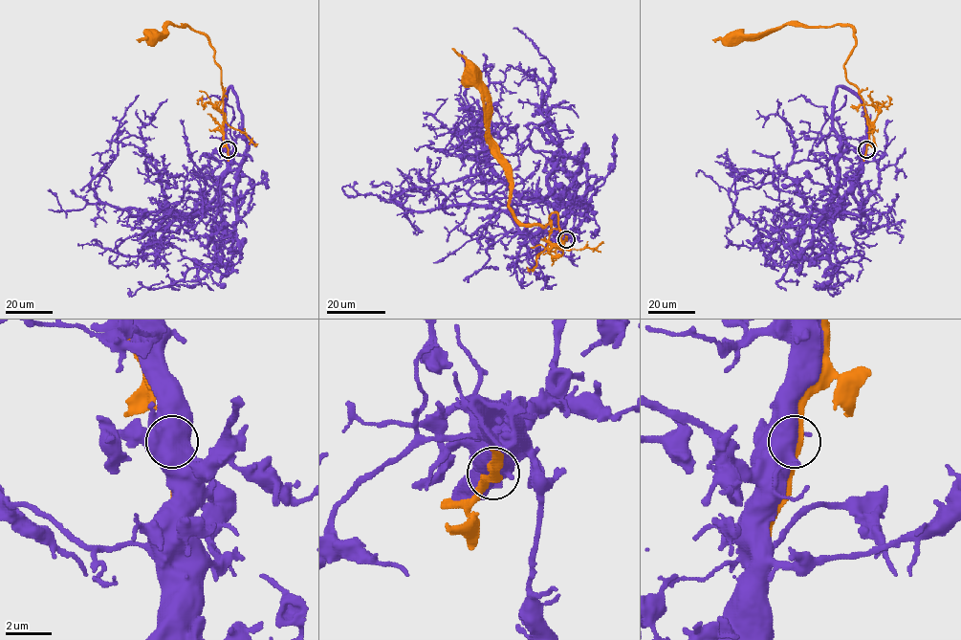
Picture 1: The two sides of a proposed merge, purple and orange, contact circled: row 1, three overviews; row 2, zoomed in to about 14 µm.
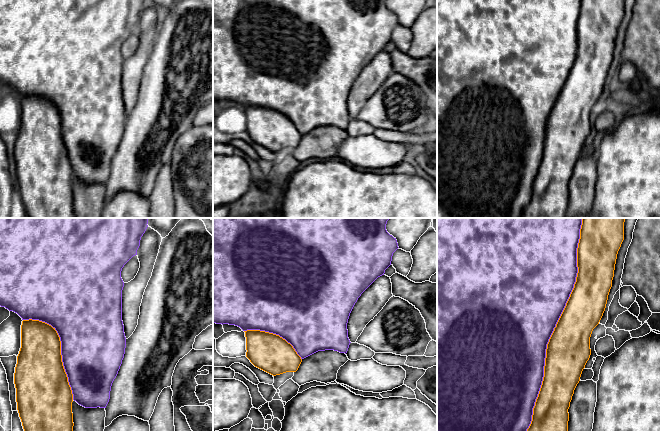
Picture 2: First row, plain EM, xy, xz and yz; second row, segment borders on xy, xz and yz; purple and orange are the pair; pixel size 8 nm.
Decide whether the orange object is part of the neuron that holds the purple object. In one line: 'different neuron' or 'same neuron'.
same neuron

